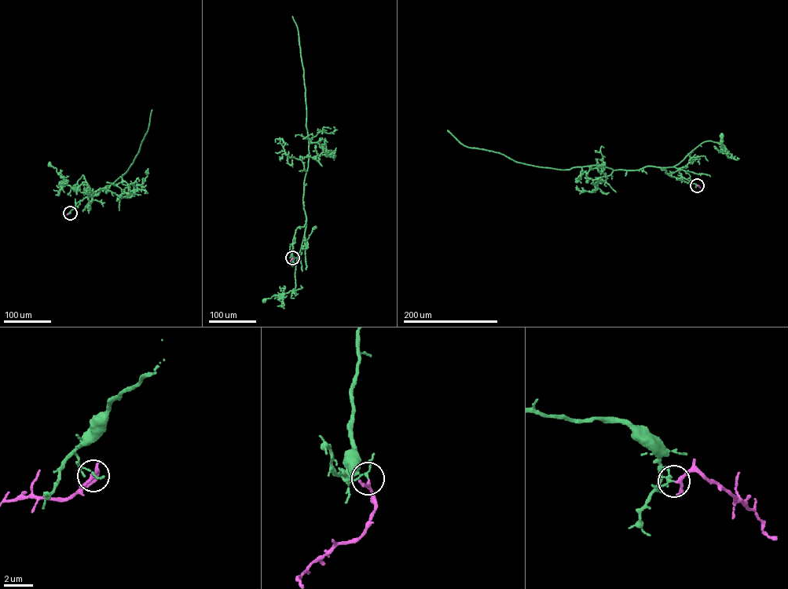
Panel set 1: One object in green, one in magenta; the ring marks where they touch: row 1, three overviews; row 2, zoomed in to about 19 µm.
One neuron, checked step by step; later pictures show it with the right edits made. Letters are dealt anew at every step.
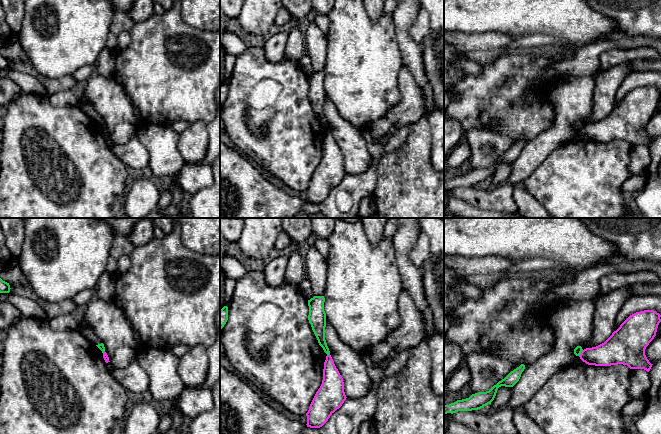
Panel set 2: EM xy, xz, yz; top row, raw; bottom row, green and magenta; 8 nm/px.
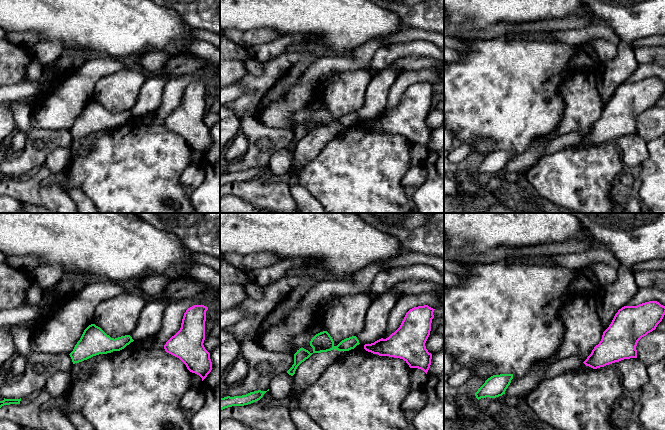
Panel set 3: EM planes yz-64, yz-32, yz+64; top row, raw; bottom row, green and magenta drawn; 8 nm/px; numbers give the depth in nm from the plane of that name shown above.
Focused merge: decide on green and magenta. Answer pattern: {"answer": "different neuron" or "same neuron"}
{"answer": "different neuron"}

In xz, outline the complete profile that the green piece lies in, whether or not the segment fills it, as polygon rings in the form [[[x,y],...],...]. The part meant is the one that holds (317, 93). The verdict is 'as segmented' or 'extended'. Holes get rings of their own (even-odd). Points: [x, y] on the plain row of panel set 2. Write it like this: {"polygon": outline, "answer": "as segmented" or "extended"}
{"polygon": [[[314,72],[308,76],[308,96],[312,106],[324,128],[329,131],[330,127],[325,116],[326,89],[324,87],[324,72]]], "answer": "as segmented"}

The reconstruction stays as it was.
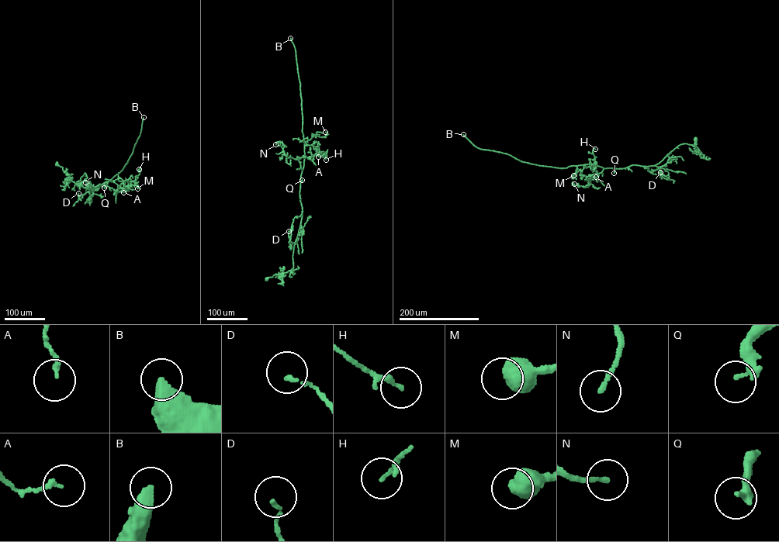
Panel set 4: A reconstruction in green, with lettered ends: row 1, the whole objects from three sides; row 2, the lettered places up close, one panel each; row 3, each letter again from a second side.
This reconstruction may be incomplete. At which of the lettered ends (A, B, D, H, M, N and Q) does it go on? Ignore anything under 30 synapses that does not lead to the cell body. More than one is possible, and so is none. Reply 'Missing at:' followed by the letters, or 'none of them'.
Missing at: B, Q

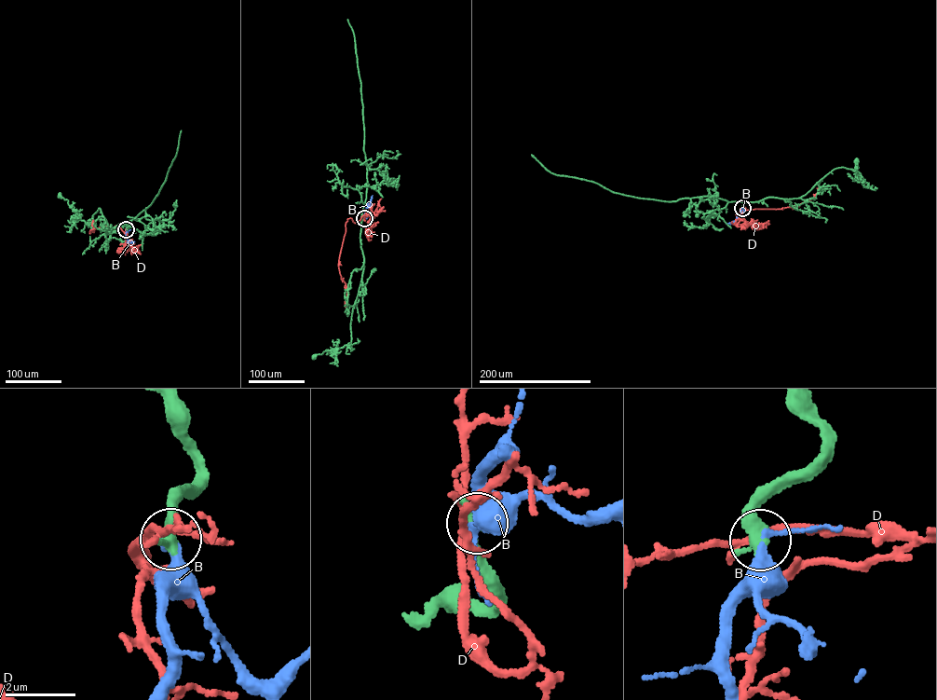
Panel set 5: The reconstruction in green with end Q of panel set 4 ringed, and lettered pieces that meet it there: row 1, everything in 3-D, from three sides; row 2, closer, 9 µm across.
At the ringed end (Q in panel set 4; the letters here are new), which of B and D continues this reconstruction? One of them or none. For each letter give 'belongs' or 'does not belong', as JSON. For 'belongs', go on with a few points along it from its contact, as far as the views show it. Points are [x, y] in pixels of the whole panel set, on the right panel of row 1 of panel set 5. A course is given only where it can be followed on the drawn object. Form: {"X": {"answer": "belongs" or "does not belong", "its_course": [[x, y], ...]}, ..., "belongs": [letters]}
{"B": {"answer": "belongs", "its_course": [[742, 208], [736, 220], [726, 223]]}, "D": {"answer": "does not belong"}, "belongs": ["B"]}

